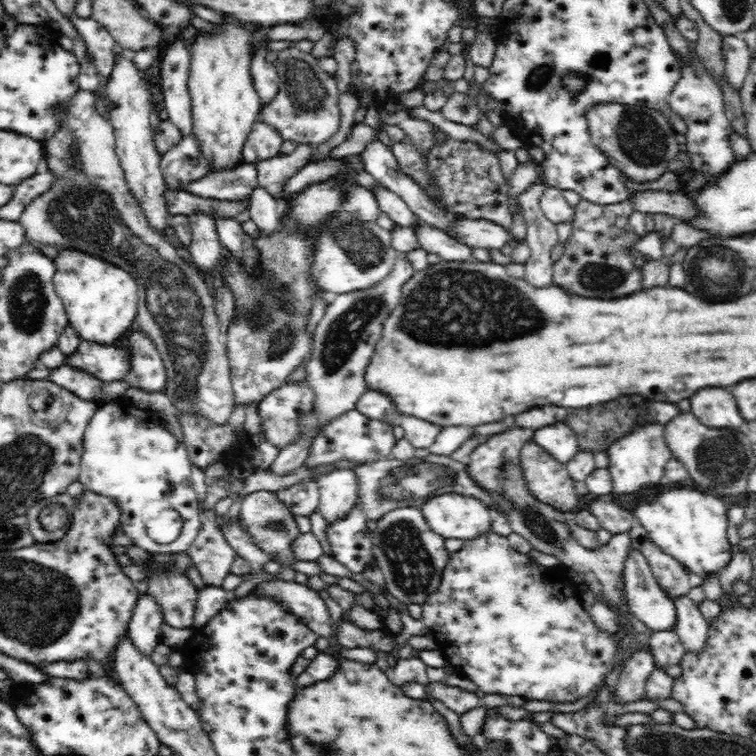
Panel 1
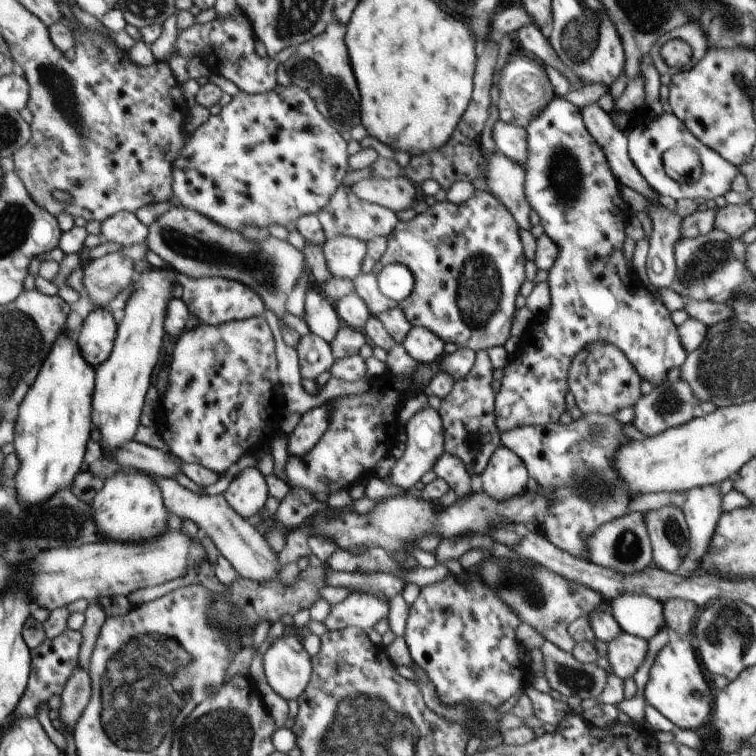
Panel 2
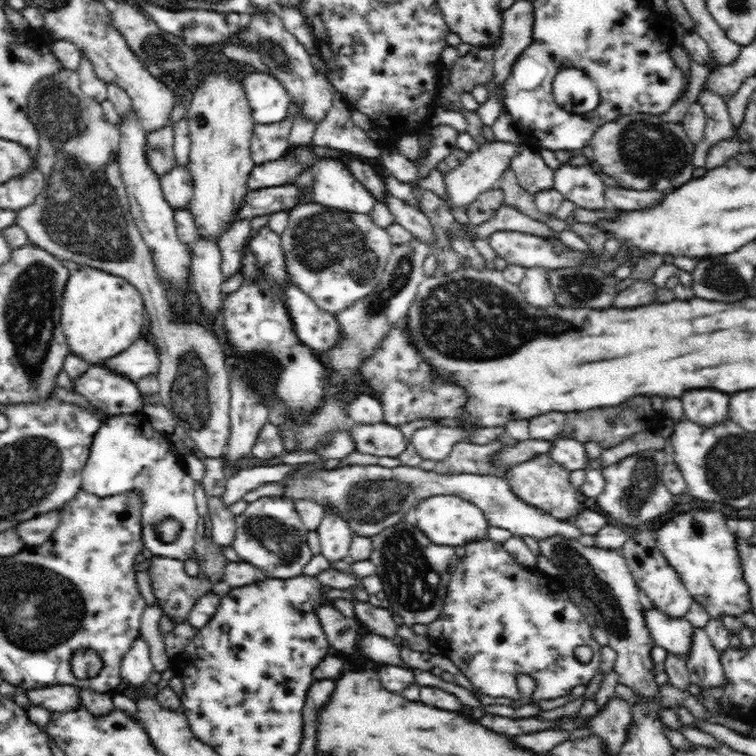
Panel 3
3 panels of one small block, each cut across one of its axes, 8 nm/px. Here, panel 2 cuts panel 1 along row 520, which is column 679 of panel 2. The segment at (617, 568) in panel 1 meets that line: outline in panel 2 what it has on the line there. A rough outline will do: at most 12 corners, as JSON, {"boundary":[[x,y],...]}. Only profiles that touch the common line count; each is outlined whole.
{"boundary":[[678,505],[642,512],[653,566],[677,573],[691,551]]}

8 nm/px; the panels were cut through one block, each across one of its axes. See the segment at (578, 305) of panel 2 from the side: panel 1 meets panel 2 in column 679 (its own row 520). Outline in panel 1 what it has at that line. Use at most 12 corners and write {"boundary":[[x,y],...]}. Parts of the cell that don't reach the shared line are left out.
{"boundary":[[361,504],[326,528],[334,559],[353,573],[374,563]]}

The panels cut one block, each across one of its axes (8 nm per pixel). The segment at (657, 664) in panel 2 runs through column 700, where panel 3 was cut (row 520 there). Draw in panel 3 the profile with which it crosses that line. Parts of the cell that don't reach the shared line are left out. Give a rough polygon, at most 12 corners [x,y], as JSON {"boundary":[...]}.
{"boundary":[[678,514],[657,549],[712,619],[753,608],[731,521]]}

